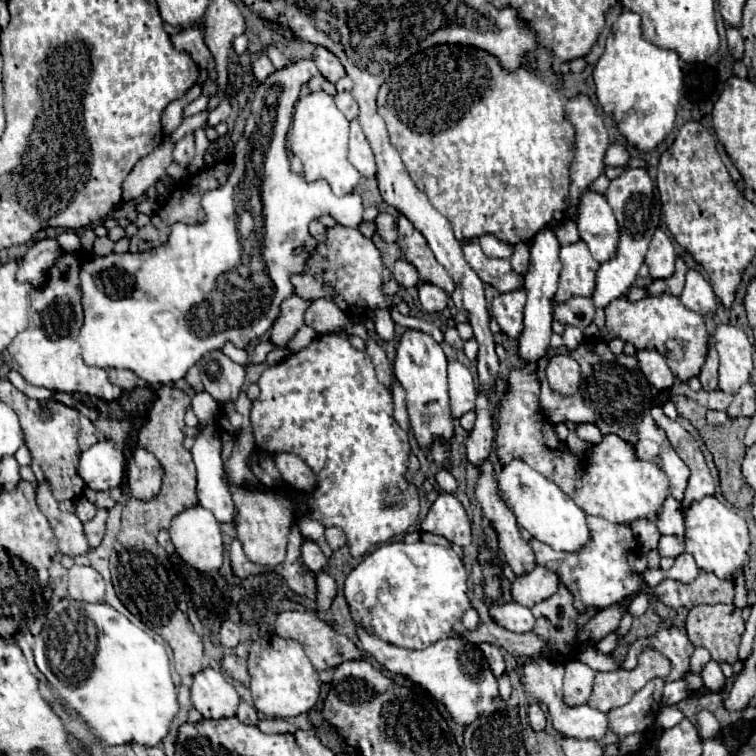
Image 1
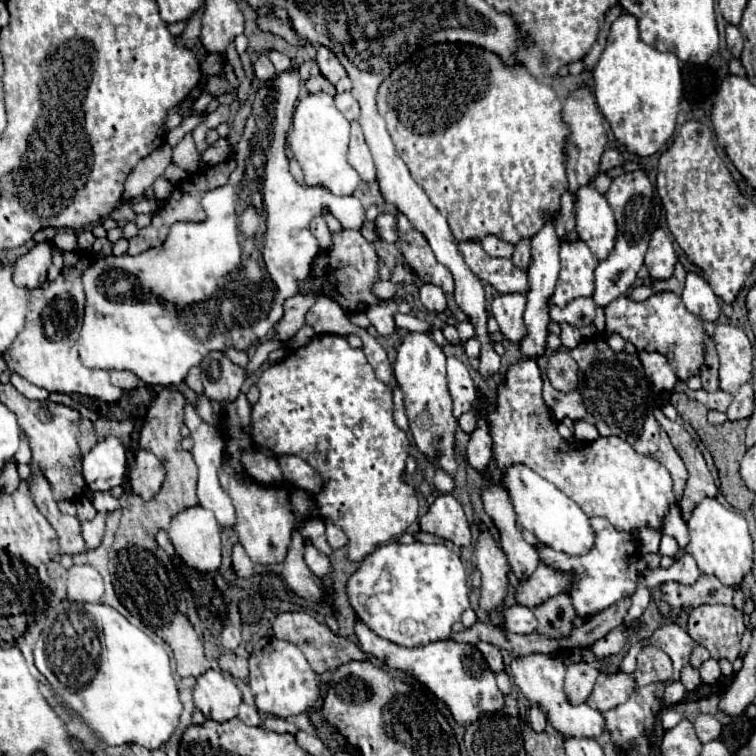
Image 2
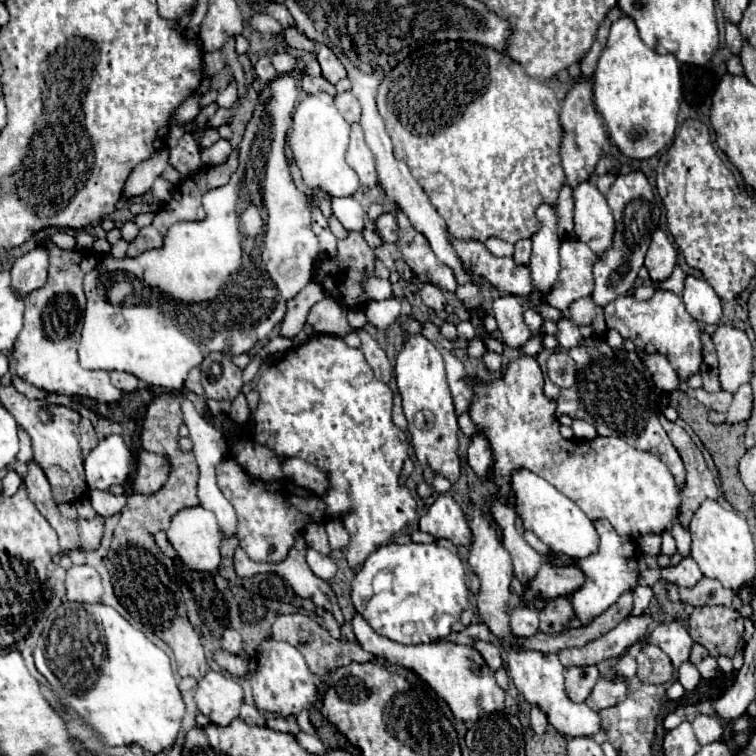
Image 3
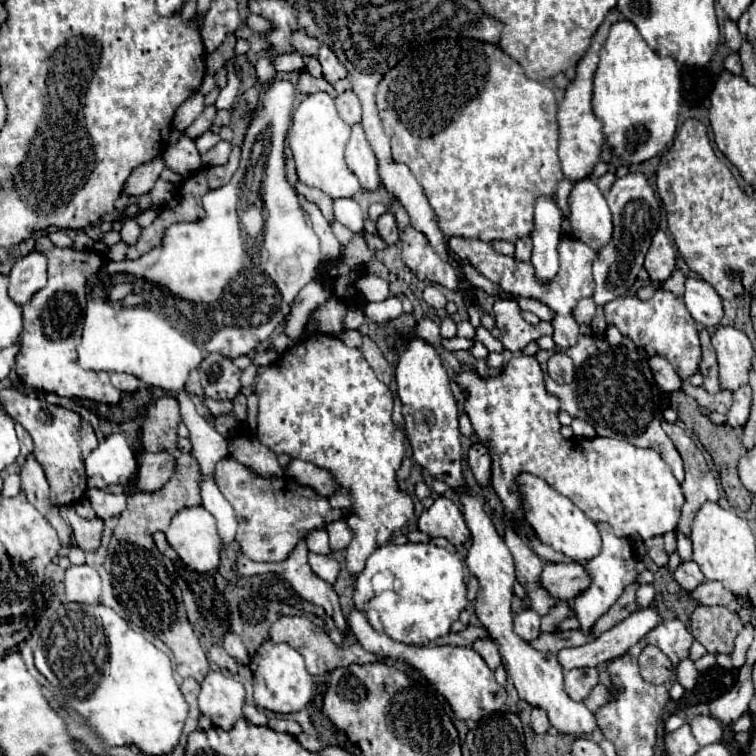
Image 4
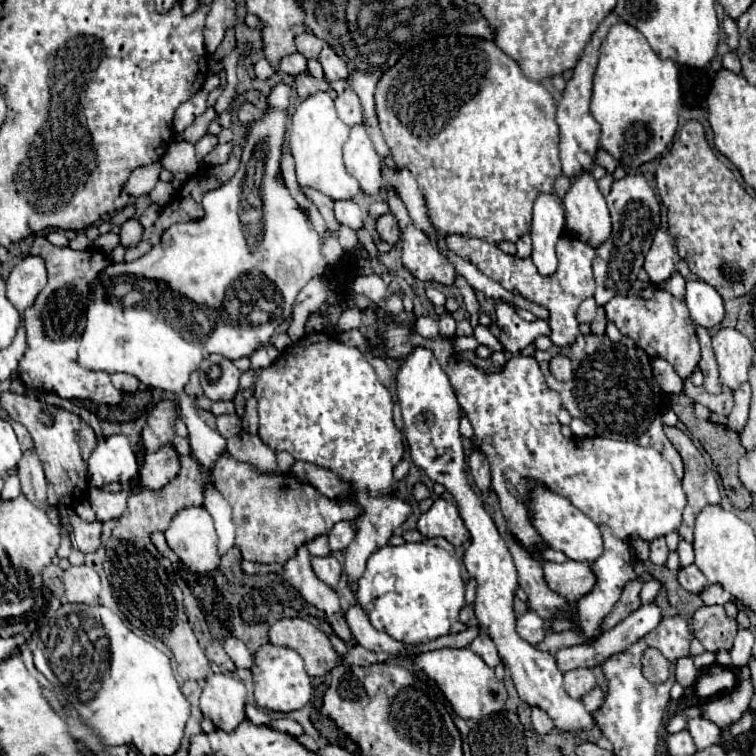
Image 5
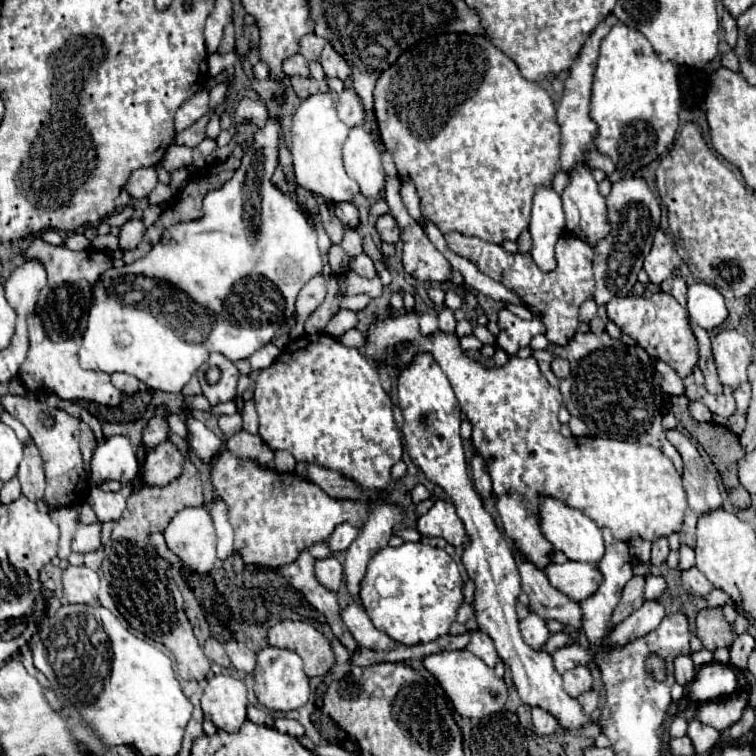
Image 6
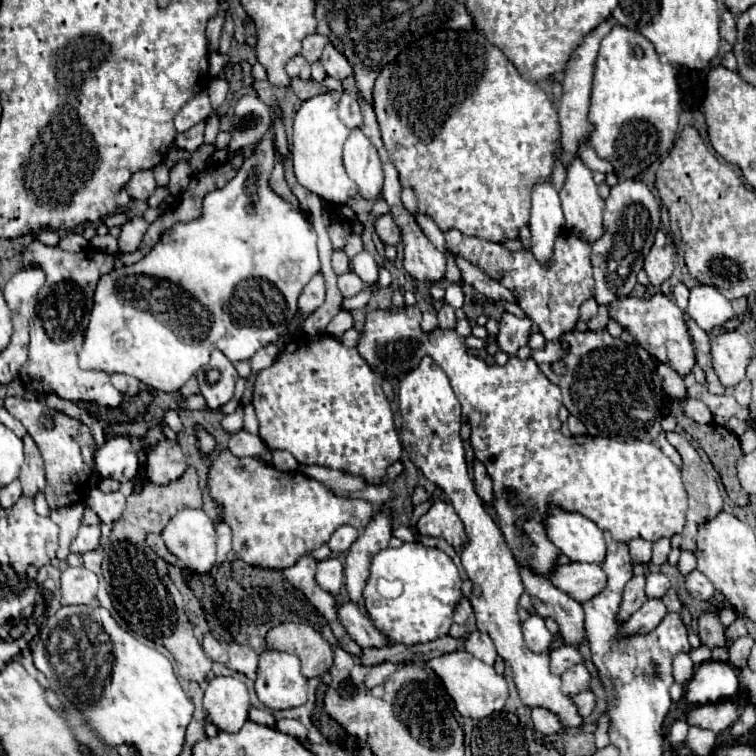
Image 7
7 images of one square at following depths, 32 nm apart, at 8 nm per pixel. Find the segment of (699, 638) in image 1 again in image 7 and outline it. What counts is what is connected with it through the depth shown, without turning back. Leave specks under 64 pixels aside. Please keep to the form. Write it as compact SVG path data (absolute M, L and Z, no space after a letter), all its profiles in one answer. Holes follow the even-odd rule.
M704 612L704 614L698 618L698 636L700 636L702 644L706 644L708 648L724 646L724 644L726 644L724 626L720 624L716 612Z

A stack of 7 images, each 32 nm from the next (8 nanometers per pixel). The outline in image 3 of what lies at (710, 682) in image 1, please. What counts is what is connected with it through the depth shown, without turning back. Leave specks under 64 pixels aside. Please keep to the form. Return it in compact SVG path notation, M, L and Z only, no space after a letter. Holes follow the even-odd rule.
M706 656L704 660L700 660L696 664L696 668L702 674L702 678L706 678L706 680L708 678L714 678L718 674L718 664L716 664L716 658L714 656Z

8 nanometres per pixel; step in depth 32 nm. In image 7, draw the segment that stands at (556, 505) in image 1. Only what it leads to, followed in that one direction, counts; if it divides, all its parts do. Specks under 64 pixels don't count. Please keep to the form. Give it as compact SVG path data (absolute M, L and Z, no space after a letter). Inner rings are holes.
M554 506L546 518L548 538L574 562L602 564L606 556L604 532L578 512L564 512Z

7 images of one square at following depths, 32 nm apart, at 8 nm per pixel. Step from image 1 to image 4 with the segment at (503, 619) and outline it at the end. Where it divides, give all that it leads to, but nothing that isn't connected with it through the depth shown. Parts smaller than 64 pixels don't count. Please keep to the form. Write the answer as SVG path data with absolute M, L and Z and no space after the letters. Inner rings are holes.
M526 608L520 614L514 614L514 632L526 642L536 640L536 636L542 634L540 632L540 616L532 608Z

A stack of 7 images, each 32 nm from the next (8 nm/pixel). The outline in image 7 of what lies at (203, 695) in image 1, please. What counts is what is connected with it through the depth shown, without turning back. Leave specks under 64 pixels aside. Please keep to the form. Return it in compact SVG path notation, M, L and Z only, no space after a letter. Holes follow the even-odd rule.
M218 676L210 680L204 694L208 720L224 732L238 732L248 722L252 708L246 684L234 676Z

